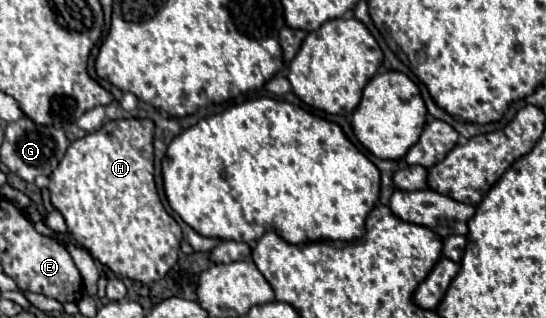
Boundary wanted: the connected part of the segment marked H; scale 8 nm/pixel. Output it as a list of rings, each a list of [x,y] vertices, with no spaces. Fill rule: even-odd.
[[[116,119],[104,123],[98,131],[76,139],[58,169],[50,175],[50,197],[54,207],[64,215],[74,241],[90,251],[94,259],[112,269],[120,277],[140,283],[162,279],[178,261],[182,229],[172,215],[166,213],[154,183],[154,121],[150,119]]]

